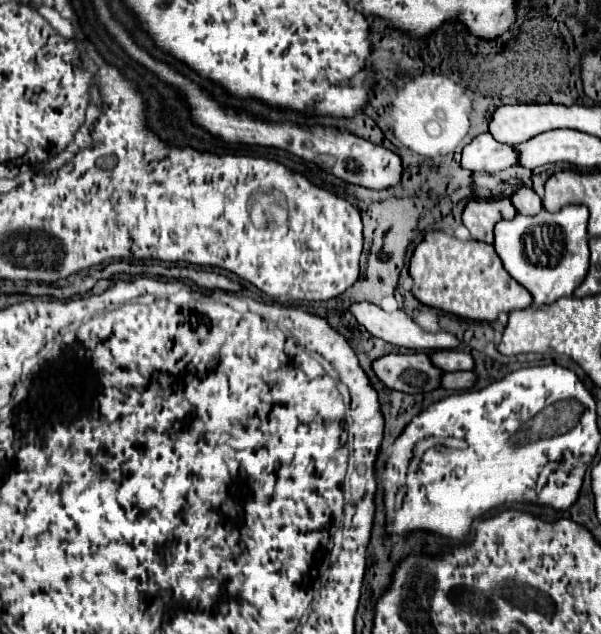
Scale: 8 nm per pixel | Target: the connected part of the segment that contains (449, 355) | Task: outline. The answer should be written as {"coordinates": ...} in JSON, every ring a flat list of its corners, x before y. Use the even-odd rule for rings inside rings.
{"coordinates":[[436,350,430,354,432,356,432,364,440,370,472,370,474,368,474,360,470,354,466,352,458,352,458,350]]}

